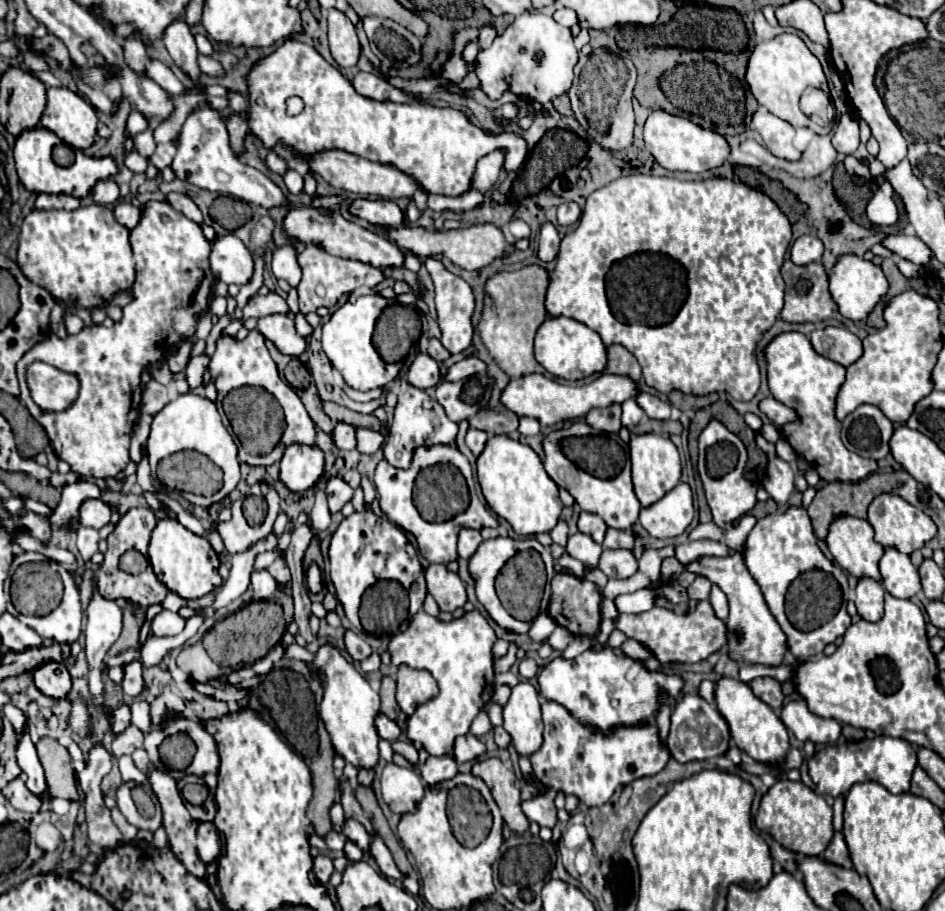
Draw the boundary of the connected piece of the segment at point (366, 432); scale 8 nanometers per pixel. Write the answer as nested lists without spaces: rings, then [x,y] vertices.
[[[356,429],[356,449],[360,453],[376,453],[384,443],[382,433],[372,429]]]

